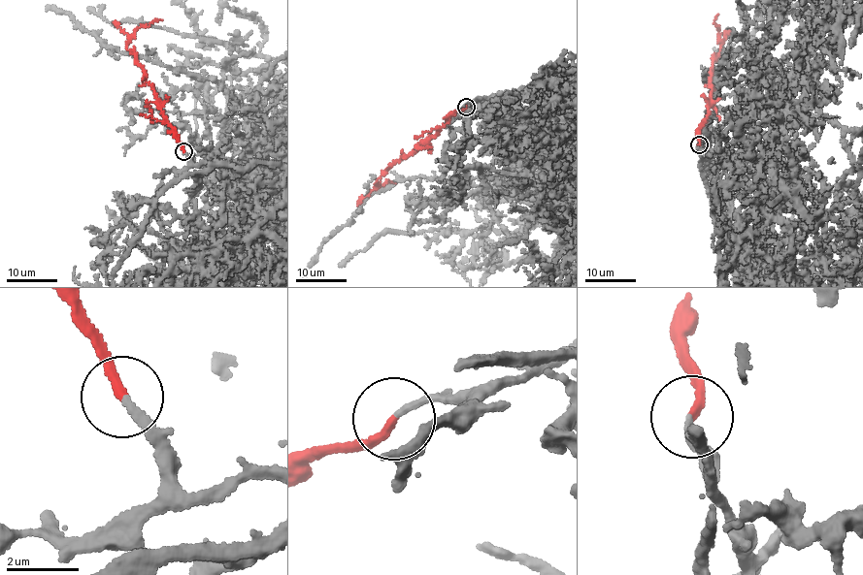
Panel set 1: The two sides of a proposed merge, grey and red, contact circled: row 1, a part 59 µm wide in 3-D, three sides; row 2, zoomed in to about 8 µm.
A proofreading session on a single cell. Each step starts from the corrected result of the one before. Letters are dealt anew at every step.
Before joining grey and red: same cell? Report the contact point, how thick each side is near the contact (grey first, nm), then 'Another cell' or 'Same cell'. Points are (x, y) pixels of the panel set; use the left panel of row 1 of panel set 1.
Place: (183, 151). Thickness 190 nm (grey) against 240 nm. Same cell

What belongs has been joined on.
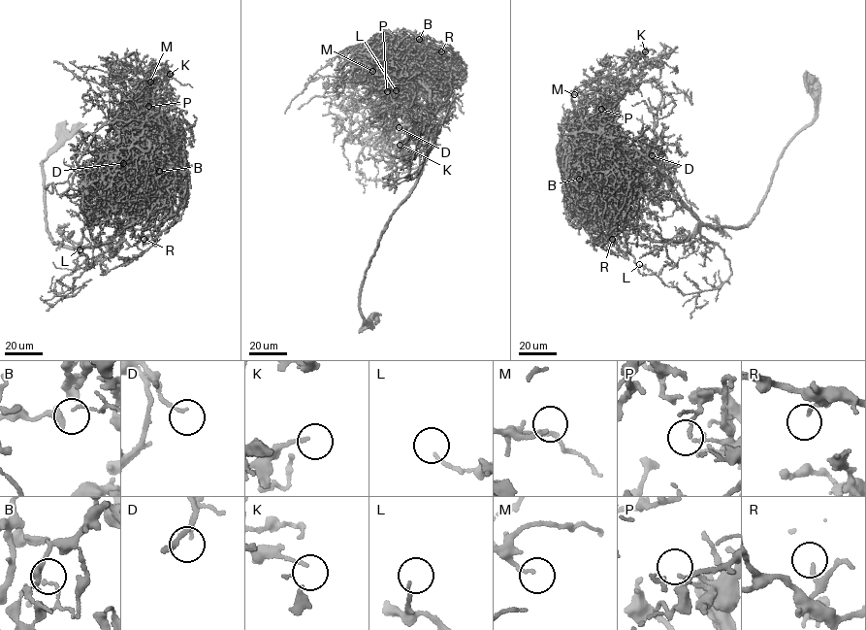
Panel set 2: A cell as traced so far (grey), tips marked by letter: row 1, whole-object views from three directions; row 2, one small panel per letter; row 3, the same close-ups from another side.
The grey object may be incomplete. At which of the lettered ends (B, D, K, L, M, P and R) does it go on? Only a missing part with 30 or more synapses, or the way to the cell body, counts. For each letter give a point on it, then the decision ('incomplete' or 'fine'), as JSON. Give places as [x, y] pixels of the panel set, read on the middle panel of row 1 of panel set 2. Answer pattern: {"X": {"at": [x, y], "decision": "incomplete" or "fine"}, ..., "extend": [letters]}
{"B": {"at": [419, 39], "decision": "fine"}, "D": {"at": [399, 127], "decision": "fine"}, "K": {"at": [400, 145], "decision": "fine"}, "L": {"at": [396, 90], "decision": "fine"}, "M": {"at": [372, 71], "decision": "fine"}, "P": {"at": [387, 91], "decision": "fine"}, "R": {"at": [441, 51], "decision": "fine"}, "extend": []}

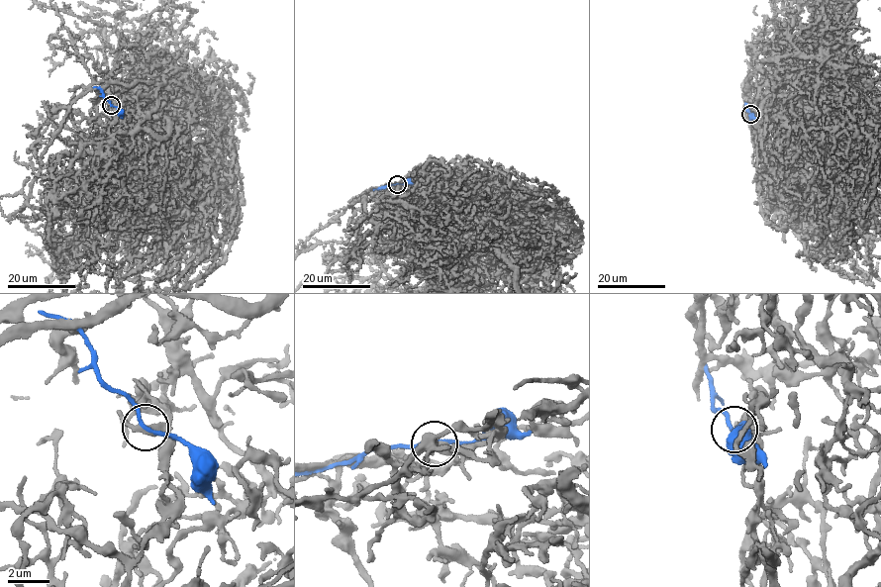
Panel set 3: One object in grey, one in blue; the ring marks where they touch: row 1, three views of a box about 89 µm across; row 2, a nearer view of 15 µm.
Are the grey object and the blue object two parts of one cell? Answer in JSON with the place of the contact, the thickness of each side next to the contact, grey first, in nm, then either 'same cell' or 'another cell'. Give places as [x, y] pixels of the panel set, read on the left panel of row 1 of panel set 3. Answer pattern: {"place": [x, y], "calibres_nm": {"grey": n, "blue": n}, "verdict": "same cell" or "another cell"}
{"place": [111, 105], "calibres_nm": {"grey": 320, "blue": 170}, "verdict": "another cell"}

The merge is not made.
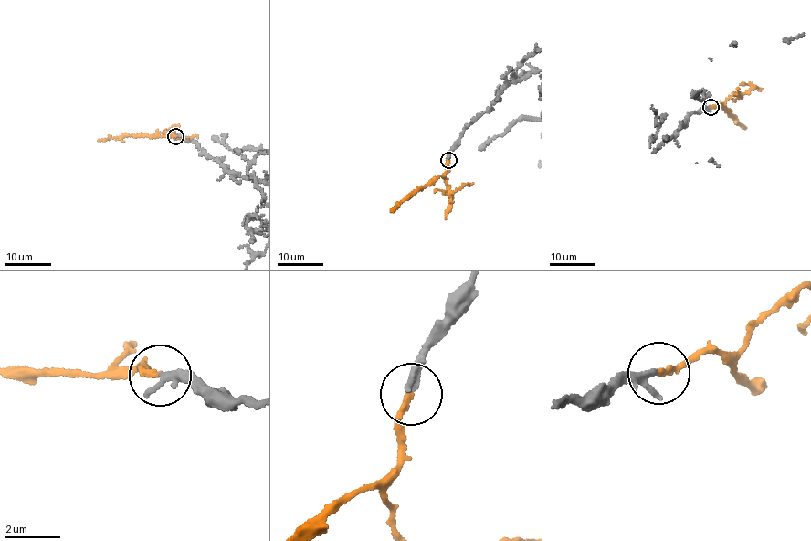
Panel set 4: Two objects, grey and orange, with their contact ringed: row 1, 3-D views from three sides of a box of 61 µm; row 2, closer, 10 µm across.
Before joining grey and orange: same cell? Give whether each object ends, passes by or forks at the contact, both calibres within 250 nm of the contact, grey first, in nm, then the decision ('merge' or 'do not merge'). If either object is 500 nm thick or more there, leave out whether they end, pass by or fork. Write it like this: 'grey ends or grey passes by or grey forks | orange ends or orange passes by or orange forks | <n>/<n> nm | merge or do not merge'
grey passes by | orange ends | 200/200 nm | merge

